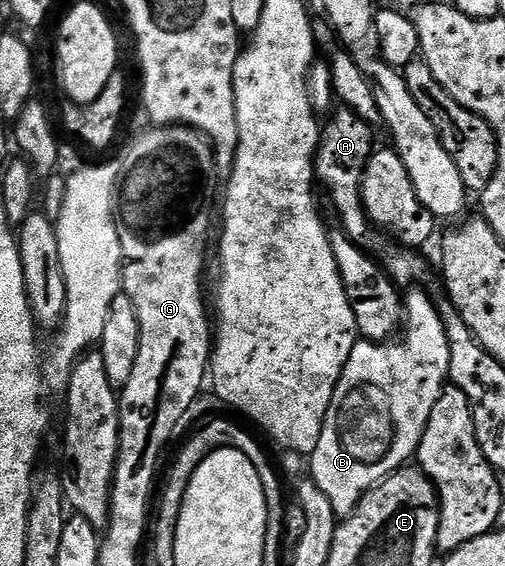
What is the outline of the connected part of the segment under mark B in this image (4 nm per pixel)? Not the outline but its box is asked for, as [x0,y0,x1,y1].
[310,288,450,516]

